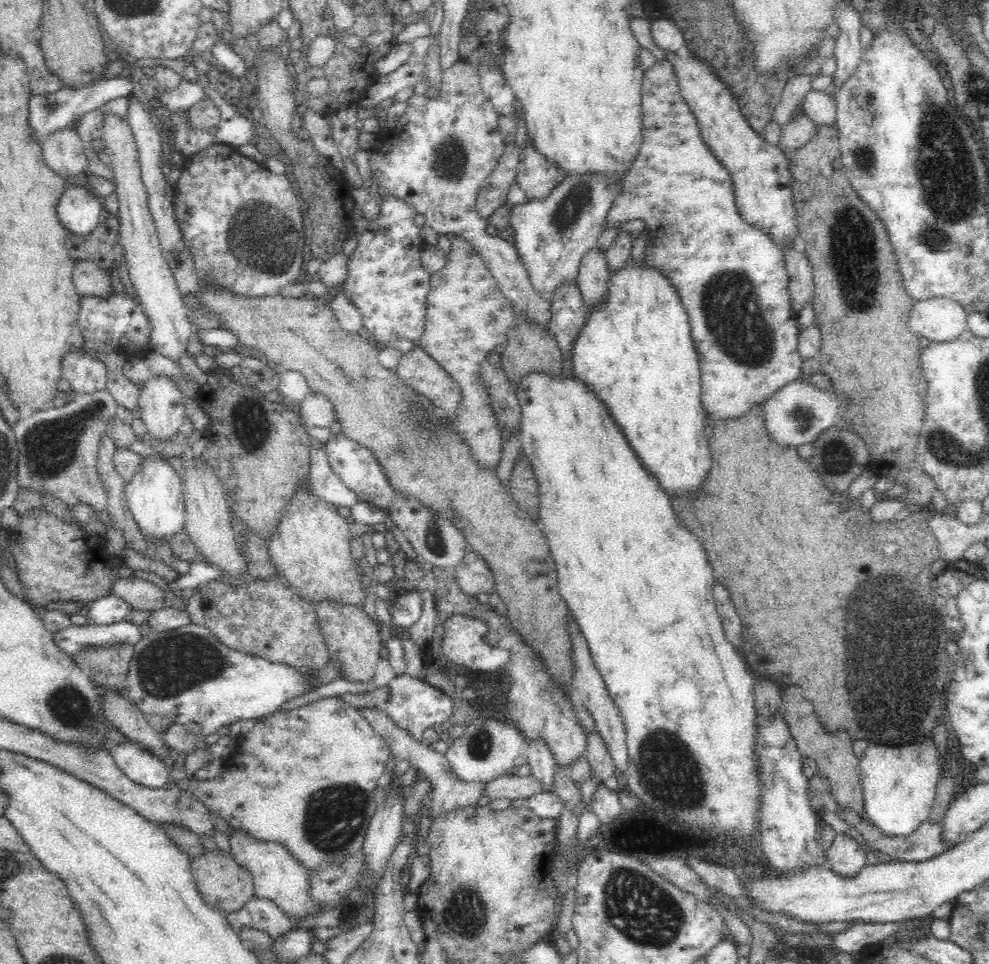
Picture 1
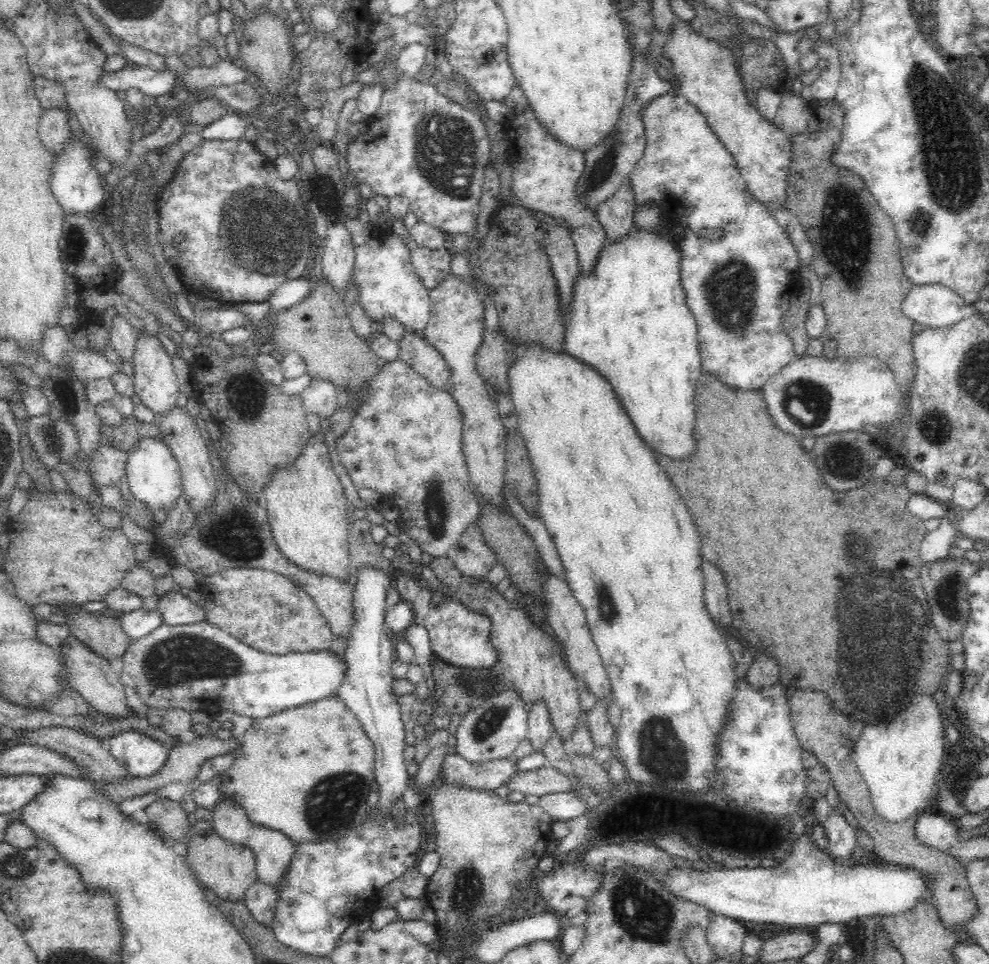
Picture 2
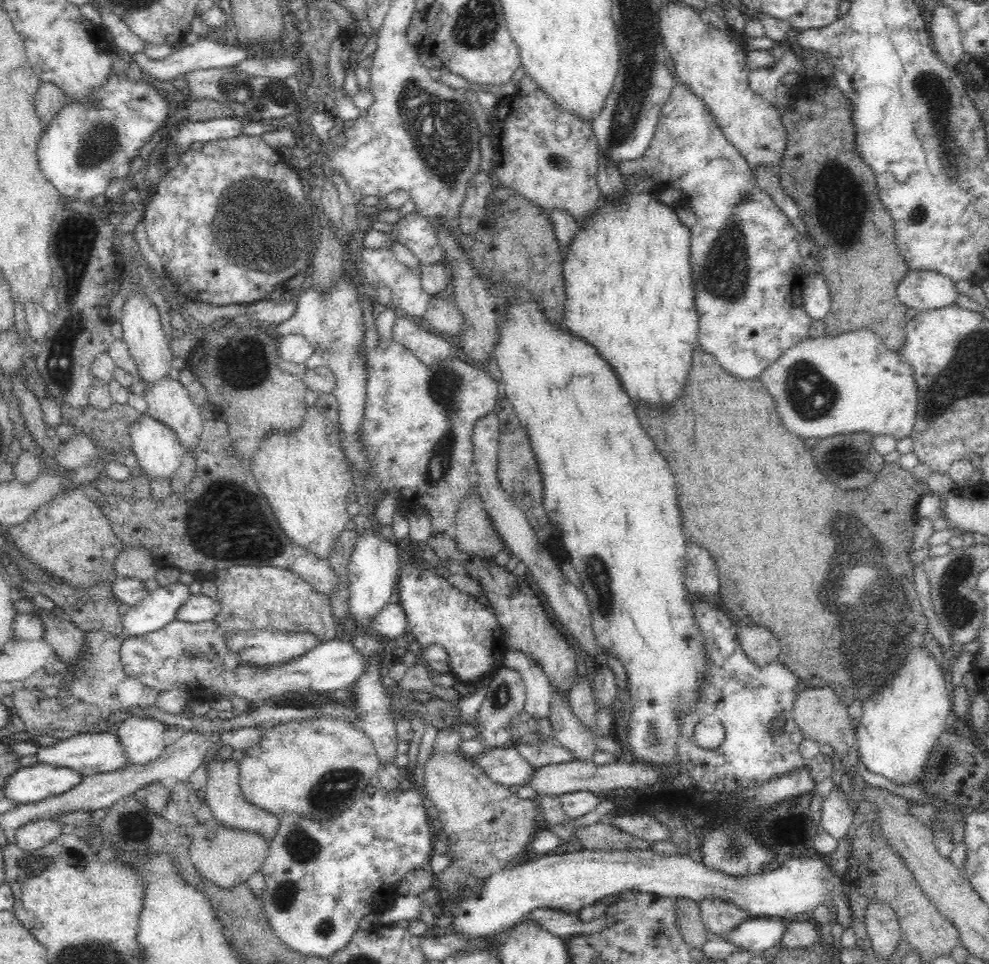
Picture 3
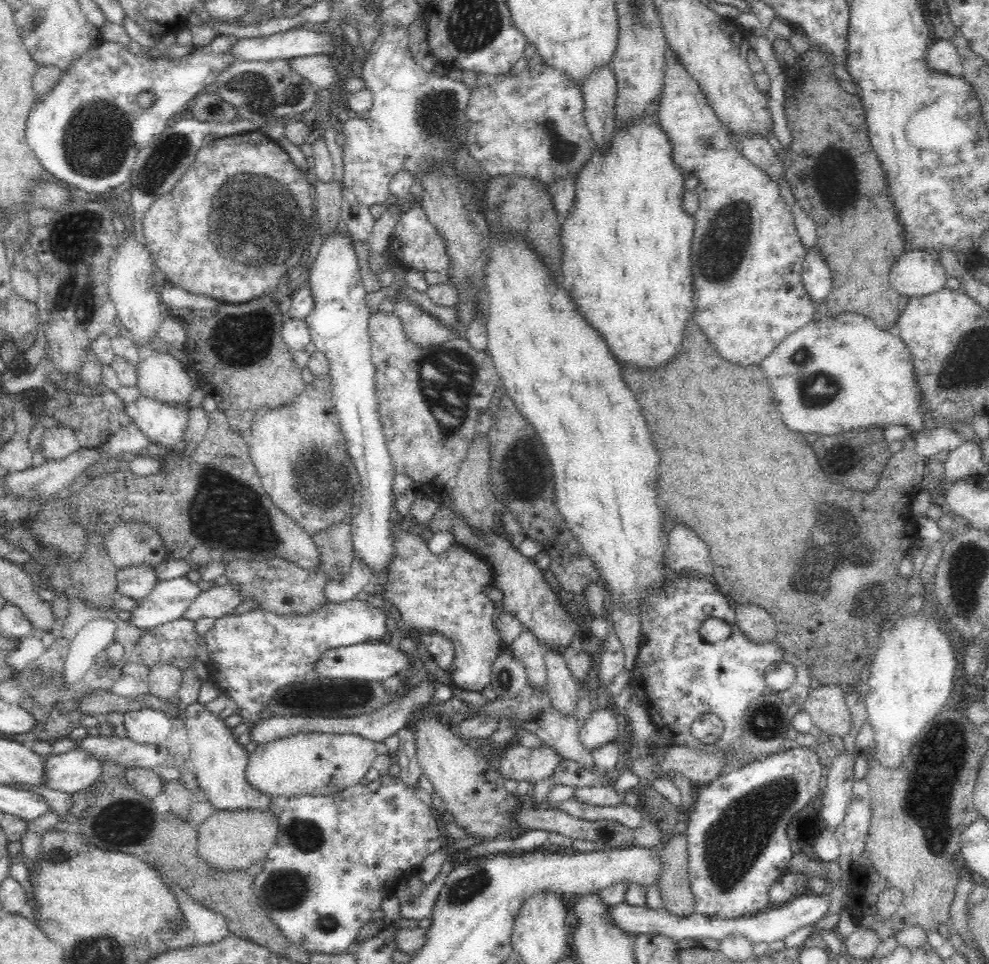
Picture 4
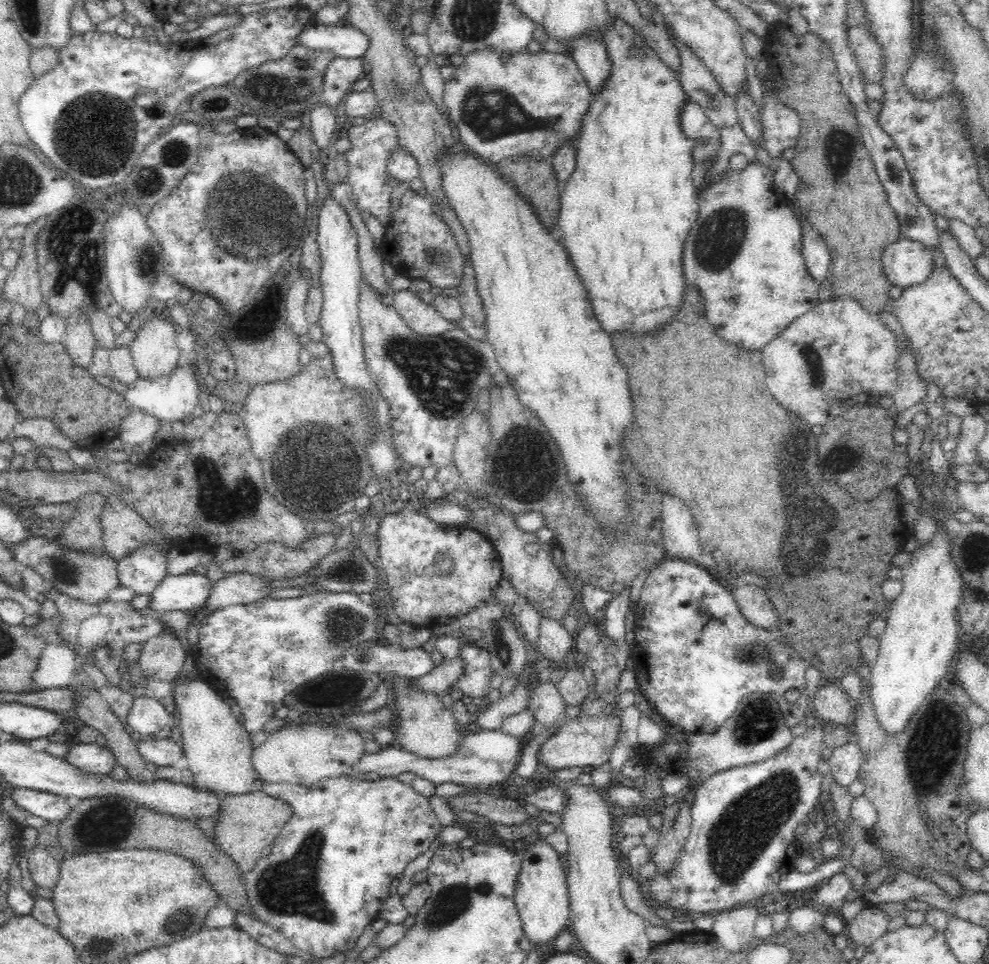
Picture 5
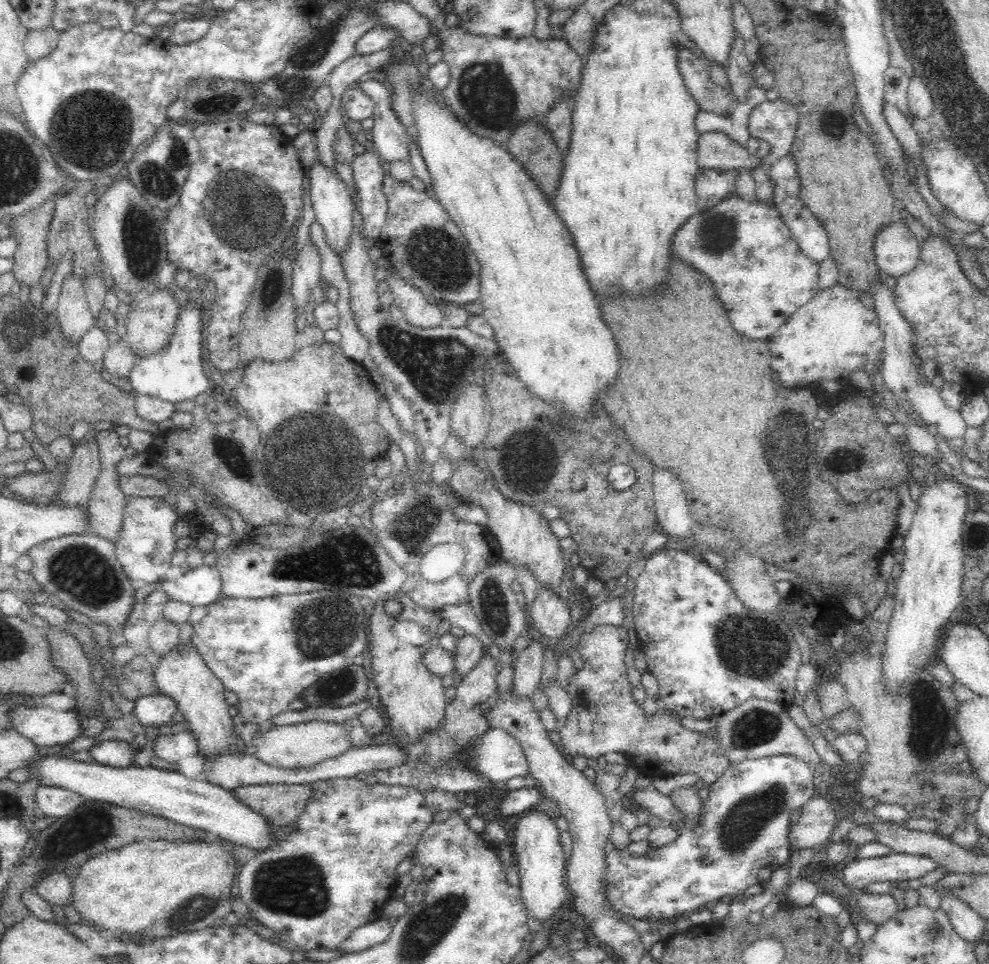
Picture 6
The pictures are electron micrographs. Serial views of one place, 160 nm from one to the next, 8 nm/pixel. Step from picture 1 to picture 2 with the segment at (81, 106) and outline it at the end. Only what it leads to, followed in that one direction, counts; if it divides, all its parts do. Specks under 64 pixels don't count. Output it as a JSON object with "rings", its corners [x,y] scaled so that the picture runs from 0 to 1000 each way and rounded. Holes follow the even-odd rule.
{"rings":[[[131,67],[119,75],[105,76],[99,81],[99,90],[111,92],[116,96],[130,91],[138,91],[146,100],[168,100],[176,93],[179,86],[179,78],[174,73],[168,73],[166,77],[157,75],[154,71]]]}

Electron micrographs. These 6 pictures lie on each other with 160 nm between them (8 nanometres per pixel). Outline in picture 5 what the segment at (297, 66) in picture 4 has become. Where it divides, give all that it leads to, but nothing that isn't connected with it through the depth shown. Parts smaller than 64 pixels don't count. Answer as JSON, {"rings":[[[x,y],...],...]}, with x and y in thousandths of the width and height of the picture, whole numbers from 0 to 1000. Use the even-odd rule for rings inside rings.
{"rings":[[[339,59],[331,65],[326,79],[327,107],[339,113],[369,73],[367,60]]]}

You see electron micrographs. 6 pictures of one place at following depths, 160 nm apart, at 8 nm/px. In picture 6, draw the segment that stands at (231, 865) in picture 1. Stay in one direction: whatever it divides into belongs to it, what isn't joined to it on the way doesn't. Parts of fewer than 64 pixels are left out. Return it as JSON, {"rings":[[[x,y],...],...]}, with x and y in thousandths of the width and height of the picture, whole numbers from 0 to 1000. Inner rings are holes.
{"rings":[[[264,813],[241,815],[235,823],[239,829],[265,845],[275,858],[293,856],[305,844],[309,832],[315,828],[310,813]]]}

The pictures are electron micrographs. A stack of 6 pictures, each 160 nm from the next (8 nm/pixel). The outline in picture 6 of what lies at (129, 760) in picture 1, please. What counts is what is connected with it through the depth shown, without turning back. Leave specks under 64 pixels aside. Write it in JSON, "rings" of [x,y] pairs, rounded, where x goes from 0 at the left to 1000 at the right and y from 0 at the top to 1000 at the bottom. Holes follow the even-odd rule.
{"rings":[[[164,720],[148,721],[135,726],[133,741],[140,746],[144,754],[158,754],[174,749],[174,743],[178,740],[178,727]]]}

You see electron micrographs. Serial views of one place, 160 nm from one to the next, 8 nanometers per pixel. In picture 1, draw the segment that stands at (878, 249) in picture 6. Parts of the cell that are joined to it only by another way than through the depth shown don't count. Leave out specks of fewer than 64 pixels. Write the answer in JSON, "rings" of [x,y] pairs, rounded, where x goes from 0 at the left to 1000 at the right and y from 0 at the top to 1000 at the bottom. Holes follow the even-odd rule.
{"rings":[[[957,308],[923,312],[917,339],[940,355],[969,351],[978,341],[978,326],[973,316]]]}

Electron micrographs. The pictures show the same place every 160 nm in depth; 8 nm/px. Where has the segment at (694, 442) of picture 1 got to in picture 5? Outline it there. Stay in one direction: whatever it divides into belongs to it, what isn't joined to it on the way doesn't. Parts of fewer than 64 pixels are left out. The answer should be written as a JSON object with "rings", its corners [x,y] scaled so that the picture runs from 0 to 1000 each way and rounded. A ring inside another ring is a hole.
{"rings":[[[621,20],[618,26],[614,27],[610,37],[615,59],[619,63],[619,75],[610,87],[608,94],[604,95],[597,105],[595,116],[590,121],[585,142],[583,143],[583,165],[580,178],[573,187],[571,195],[566,198],[565,210],[567,211],[565,226],[563,228],[563,245],[570,258],[574,262],[576,273],[582,277],[582,283],[586,293],[590,294],[595,309],[599,314],[603,331],[607,338],[615,346],[625,346],[625,344],[643,344],[643,346],[659,346],[667,342],[688,320],[690,315],[690,305],[692,305],[693,286],[691,283],[691,259],[692,252],[698,238],[706,226],[706,212],[704,203],[701,203],[702,192],[700,192],[699,178],[702,174],[700,169],[700,155],[702,144],[696,144],[688,134],[688,112],[694,108],[695,98],[692,95],[689,83],[684,80],[681,74],[676,73],[673,66],[667,63],[665,57],[657,49],[649,49],[649,38],[641,32],[641,28],[629,20]]]}

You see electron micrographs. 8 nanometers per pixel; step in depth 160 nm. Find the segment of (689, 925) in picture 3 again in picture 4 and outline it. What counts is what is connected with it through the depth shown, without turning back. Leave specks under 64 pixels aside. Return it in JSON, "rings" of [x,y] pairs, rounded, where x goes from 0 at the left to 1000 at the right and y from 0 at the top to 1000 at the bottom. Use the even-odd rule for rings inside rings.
{"rings":[[[681,865],[679,869],[676,869],[676,873],[672,877],[672,881],[665,887],[670,894],[666,923],[670,934],[671,943],[687,952],[699,950],[703,947],[703,934],[701,932],[697,915],[697,886],[695,883],[695,867]]]}

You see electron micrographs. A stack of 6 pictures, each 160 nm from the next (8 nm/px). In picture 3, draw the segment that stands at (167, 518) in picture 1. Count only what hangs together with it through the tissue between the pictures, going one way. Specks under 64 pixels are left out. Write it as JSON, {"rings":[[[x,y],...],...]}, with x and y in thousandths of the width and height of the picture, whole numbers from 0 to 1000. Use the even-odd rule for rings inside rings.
{"rings":[[[147,429],[133,440],[131,451],[140,489],[144,489],[152,502],[164,497],[172,500],[188,471],[178,450],[170,442]]]}

